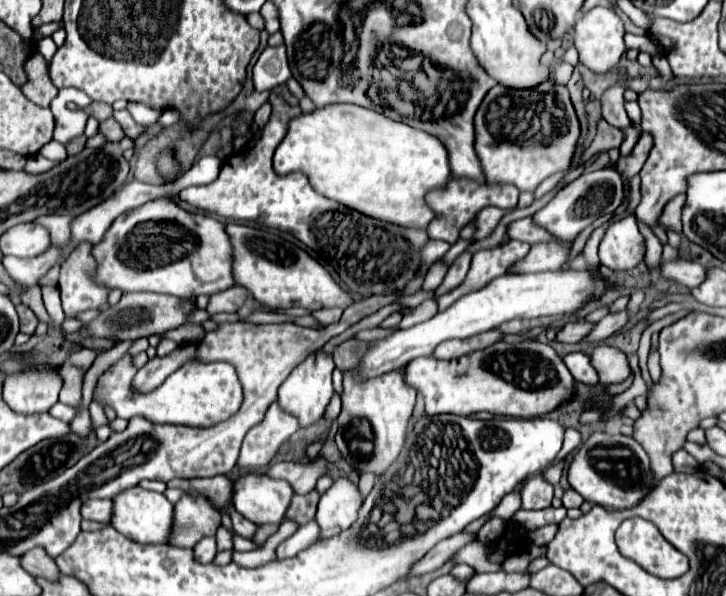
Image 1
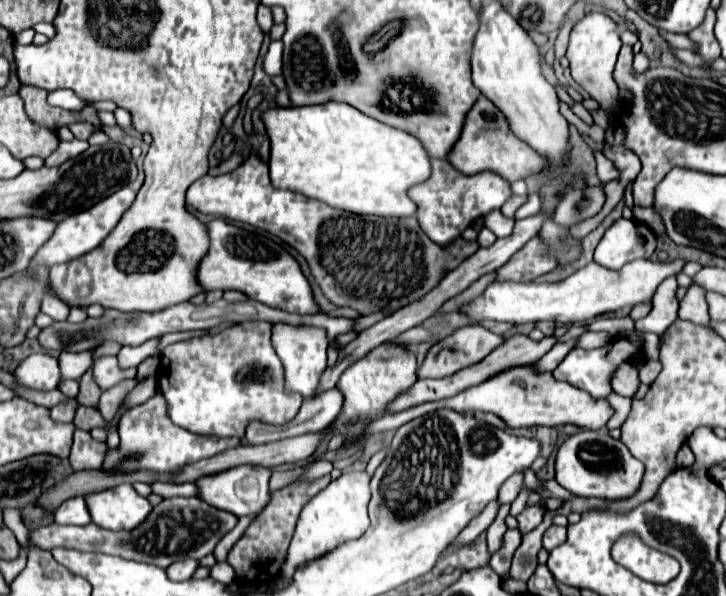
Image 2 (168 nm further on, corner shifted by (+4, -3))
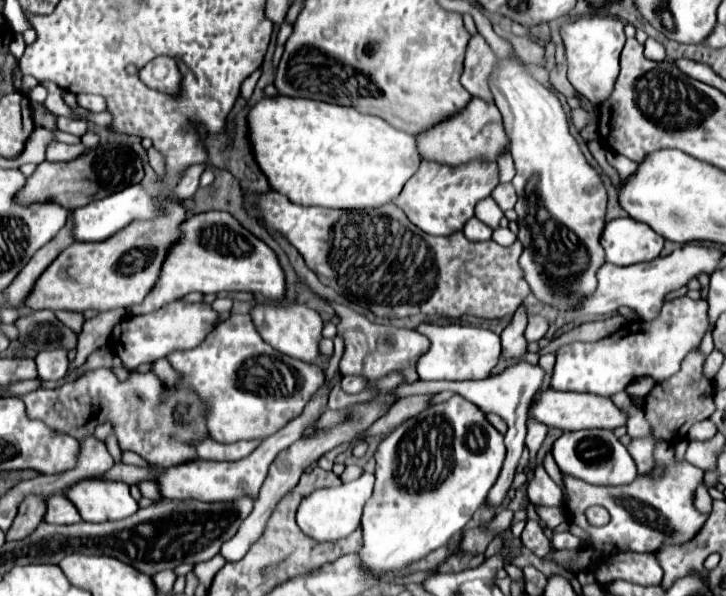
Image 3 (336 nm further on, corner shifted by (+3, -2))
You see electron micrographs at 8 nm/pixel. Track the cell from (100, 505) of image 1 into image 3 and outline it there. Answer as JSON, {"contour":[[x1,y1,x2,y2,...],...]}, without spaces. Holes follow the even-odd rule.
{"contour":[[51,495,45,499,47,511,43,515,45,523,57,523,57,525,69,525,69,523,79,523,81,515,75,509,75,505,65,499,65,495]]}

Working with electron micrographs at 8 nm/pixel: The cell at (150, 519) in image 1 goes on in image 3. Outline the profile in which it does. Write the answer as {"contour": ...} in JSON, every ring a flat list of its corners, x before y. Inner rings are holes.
{"contour":[[99,477,77,481,67,489,65,497,77,507,83,521,93,523,125,519,139,509,137,501,129,495,129,485]]}

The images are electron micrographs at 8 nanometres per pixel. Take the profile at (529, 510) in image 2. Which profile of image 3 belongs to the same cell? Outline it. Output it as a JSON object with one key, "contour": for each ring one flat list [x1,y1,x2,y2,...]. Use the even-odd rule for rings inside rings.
{"contour":[[527,521,525,531,521,535,521,543,529,551,533,551,537,557,543,557,545,553,549,553,549,547,551,547,549,539,545,537,545,533,543,533,543,529,541,529,541,525,537,521]]}

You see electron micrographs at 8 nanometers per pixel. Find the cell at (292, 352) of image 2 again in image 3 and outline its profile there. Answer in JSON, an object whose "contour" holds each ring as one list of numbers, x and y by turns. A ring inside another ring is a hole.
{"contour":[[257,303,251,307,251,319,253,325,257,327,259,335,263,337,265,343,275,347,277,351,297,357,305,363,315,363,319,355,319,339,321,339,321,327,323,321,317,311,299,305,299,303]]}

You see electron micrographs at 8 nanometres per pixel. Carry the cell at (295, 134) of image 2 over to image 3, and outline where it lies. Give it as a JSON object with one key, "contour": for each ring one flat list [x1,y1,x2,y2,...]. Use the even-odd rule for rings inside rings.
{"contour":[[265,97,247,115,253,155,273,191,287,195,297,205,317,205,329,209,369,209,391,203,417,171,421,157,413,135,395,129,377,115,359,113,355,107,341,107,301,97]]}

